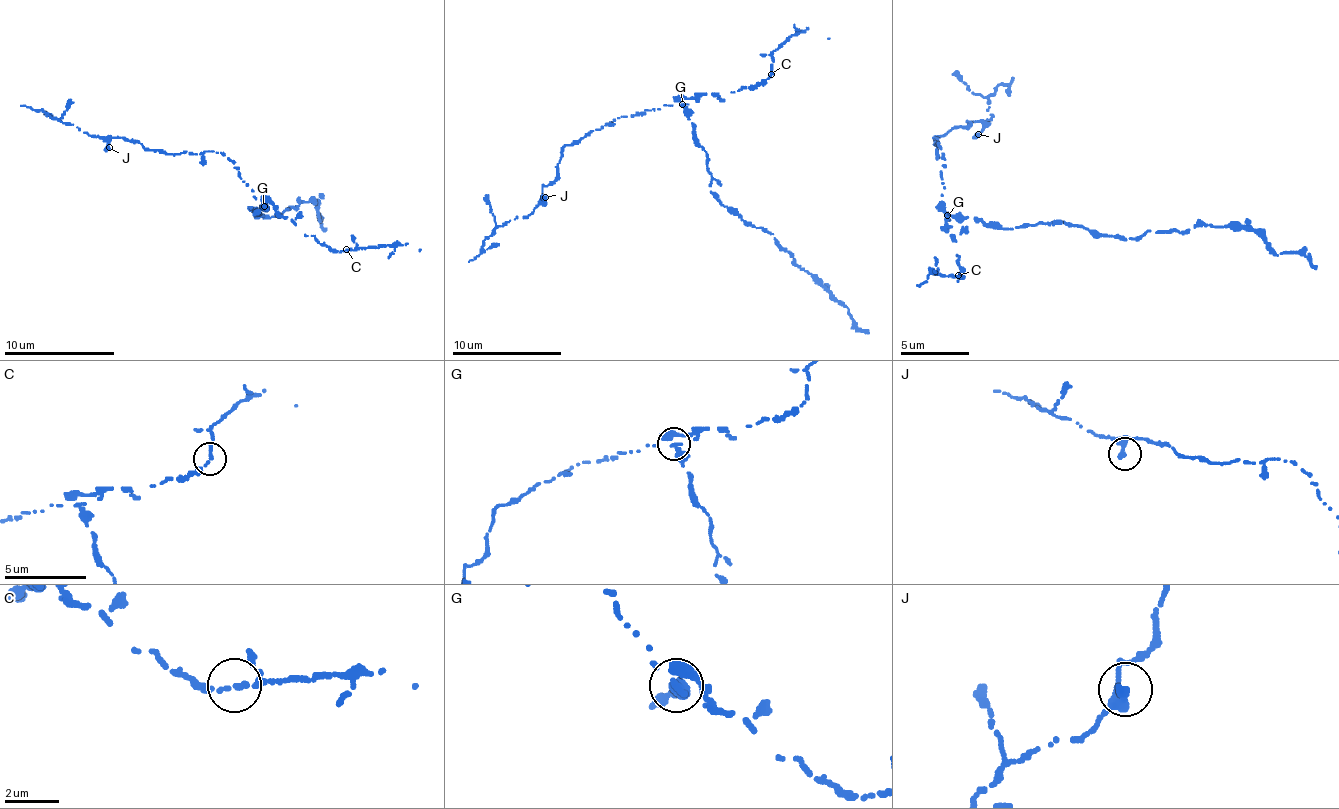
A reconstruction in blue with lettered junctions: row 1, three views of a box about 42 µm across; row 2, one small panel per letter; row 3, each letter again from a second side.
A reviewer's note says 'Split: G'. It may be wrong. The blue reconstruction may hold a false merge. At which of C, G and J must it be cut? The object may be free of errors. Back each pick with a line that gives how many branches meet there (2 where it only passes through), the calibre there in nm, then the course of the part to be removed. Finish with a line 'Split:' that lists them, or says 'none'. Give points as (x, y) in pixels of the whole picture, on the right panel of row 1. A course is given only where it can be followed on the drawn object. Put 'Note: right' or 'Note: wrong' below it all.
G: branches 2; calibre 280 nm; course (947, 216), (1013, 229), (1064, 222), (1124, 240), (1174, 228), (1244, 226), (1278, 254), (1301, 254), (1317, 268)
Split: G
Note: right

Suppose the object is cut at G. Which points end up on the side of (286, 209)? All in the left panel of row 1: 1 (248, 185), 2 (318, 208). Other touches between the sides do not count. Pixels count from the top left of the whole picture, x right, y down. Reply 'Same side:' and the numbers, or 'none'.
Same side: 2

